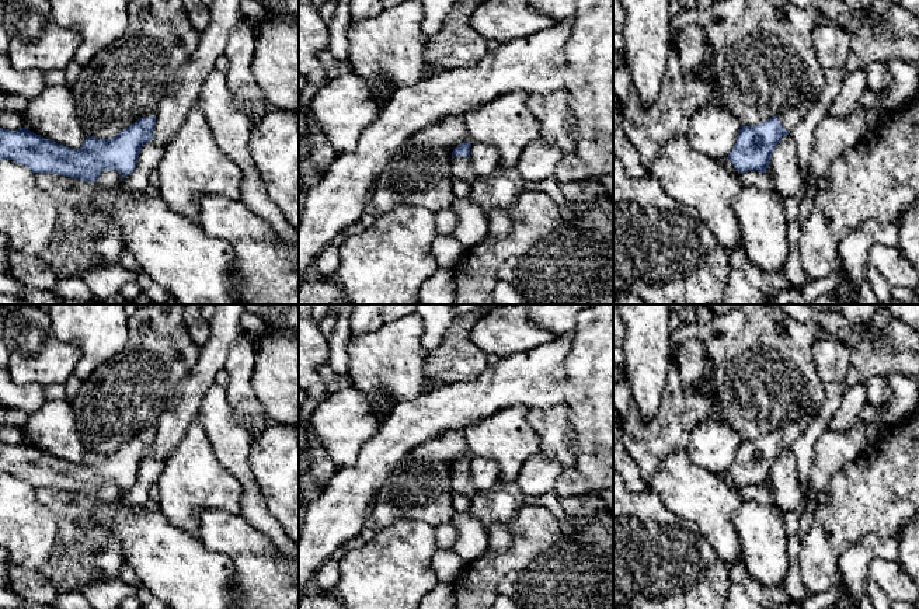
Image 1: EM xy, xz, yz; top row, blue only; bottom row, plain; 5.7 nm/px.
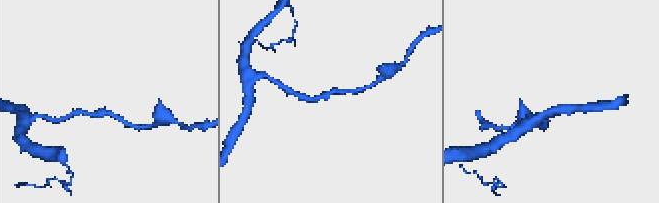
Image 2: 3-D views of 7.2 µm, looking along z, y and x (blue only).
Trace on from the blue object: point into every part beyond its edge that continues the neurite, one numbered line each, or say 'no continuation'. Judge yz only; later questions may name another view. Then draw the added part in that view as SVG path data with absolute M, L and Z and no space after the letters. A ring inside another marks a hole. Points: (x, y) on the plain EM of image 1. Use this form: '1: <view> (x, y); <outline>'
1: yz (792, 431); M807 413L800 421L789 424L787 427L777 431L783 442L790 446L793 441L803 434L810 422L815 418L812 413Z

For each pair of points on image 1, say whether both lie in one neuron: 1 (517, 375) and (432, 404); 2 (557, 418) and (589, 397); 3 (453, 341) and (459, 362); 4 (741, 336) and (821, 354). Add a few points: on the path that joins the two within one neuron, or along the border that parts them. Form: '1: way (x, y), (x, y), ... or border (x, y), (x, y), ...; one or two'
1: way (495, 387), (480, 399), (453, 404); one
2: border (564, 403), (571, 425), (571, 444); two
3: way (455, 347), (456, 357); one
4: border (817, 338), (813, 362), (824, 383); two

